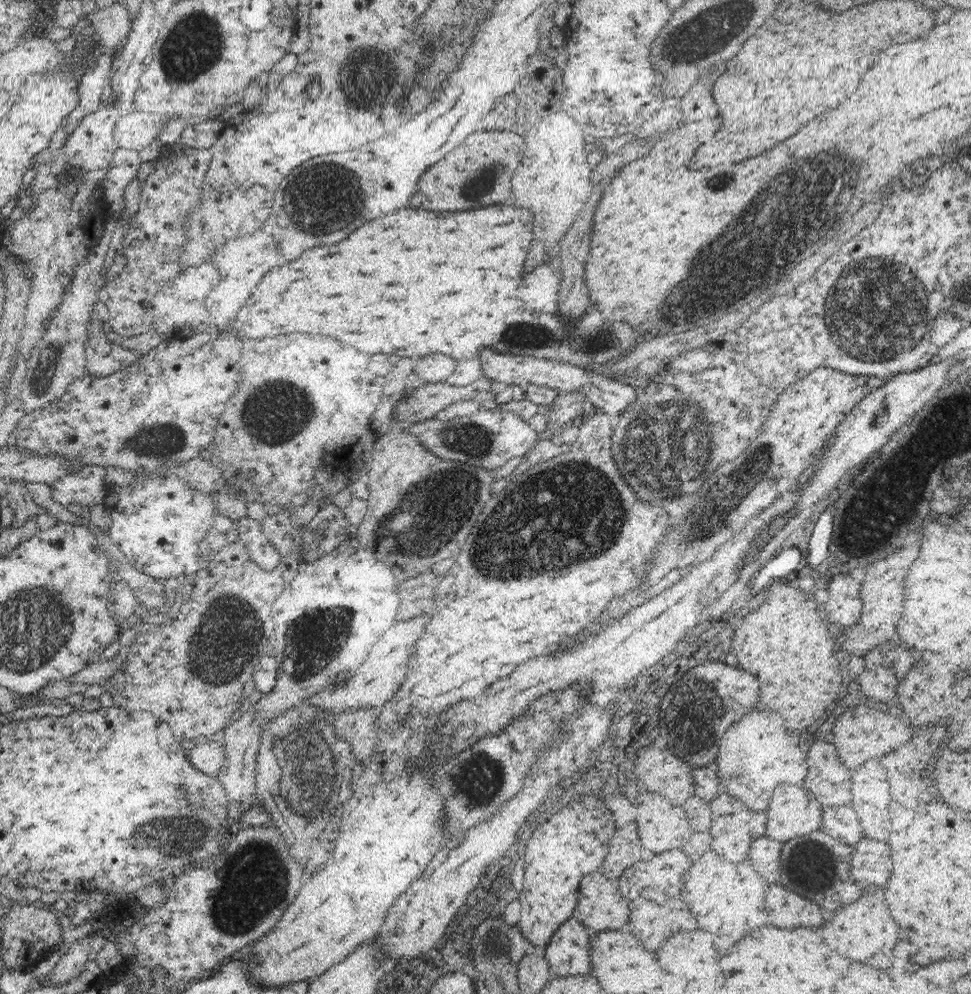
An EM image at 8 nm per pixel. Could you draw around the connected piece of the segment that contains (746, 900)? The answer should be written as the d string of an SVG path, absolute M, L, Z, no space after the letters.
M704 856L700 864L692 866L692 870L686 872L686 878L682 878L682 896L686 904L690 906L694 918L696 918L696 930L702 930L706 934L714 934L720 942L712 942L714 948L718 948L718 954L728 954L728 948L739 942L747 932L764 926L768 922L768 914L764 912L764 896L766 896L768 884L764 878L760 878L748 862L728 864L722 858Z

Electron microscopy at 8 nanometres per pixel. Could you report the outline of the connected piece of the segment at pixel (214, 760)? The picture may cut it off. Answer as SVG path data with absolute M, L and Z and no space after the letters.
M217 738L205 744L192 745L186 754L196 769L216 779L225 765L226 746Z

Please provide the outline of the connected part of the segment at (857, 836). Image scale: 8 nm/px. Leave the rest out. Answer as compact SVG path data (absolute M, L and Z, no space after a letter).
M852 790L842 792L844 800L838 802L838 804L832 804L832 806L822 804L822 810L824 810L822 828L824 828L826 834L842 840L844 844L852 844L854 846L862 838L870 838L870 836L864 836L860 818L858 818L856 808L854 808L854 796L850 792Z

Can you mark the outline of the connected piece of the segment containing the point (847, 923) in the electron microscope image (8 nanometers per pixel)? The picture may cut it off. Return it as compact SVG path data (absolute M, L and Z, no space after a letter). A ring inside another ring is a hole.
M866 886L862 892L862 898L856 904L848 904L848 906L840 908L836 912L836 916L822 926L822 934L826 938L830 936L830 946L834 950L838 950L840 954L846 954L854 960L864 960L882 970L886 968L892 972L892 968L894 968L894 972L892 972L894 978L898 974L902 974L902 962L912 962L910 958L916 952L914 948L910 948L910 940L904 940L904 930L892 918L890 910L888 910L886 894L882 894L882 890L878 886ZM848 930L850 930L850 934L848 934ZM848 940L850 940L850 944L844 944Z

